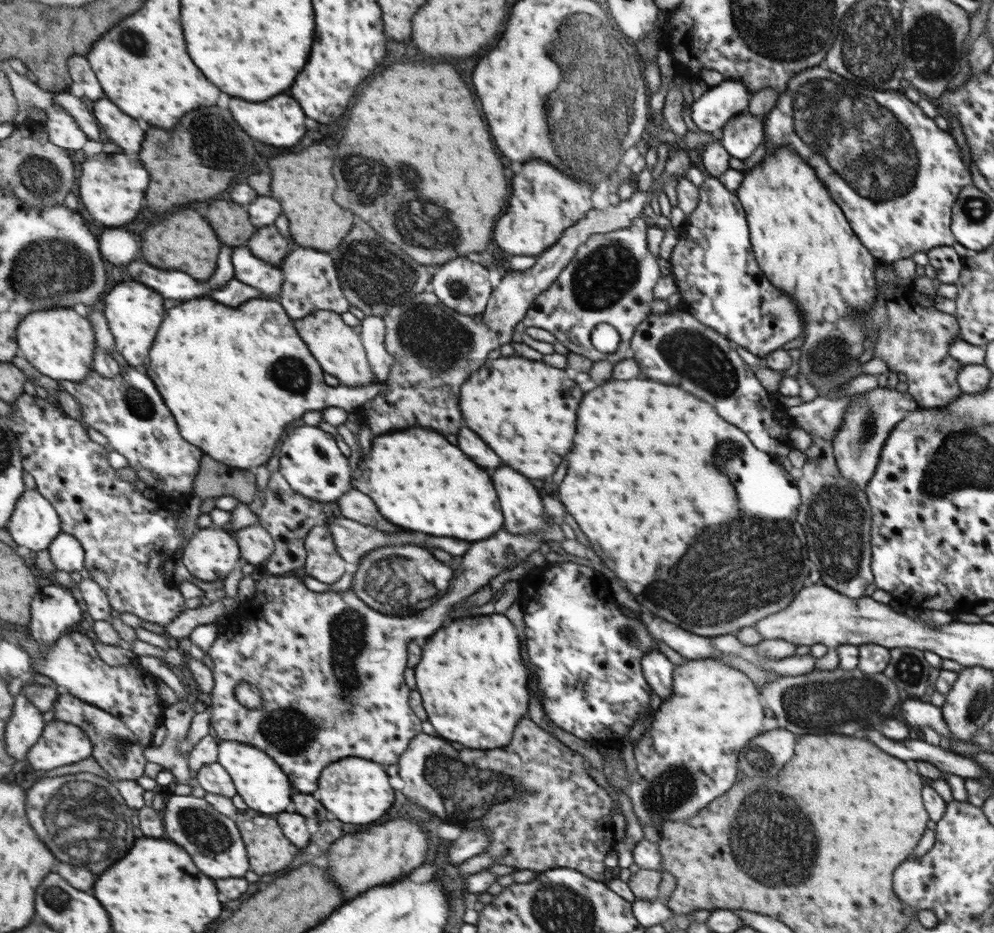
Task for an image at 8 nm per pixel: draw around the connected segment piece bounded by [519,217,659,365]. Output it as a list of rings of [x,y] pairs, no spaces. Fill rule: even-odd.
[[[637,217],[633,218],[631,224],[627,227],[621,227],[611,232],[591,234],[585,243],[577,247],[572,259],[557,275],[555,281],[551,282],[543,292],[540,292],[526,308],[519,328],[534,326],[547,330],[568,352],[585,356],[591,362],[607,360],[614,365],[619,363],[621,359],[625,359],[627,357],[625,352],[631,352],[631,339],[636,327],[650,314],[649,303],[655,299],[651,290],[653,290],[653,286],[659,278],[659,264],[647,252],[645,228],[647,228],[645,222]],[[605,323],[615,328],[620,339],[617,350],[611,352],[611,354],[594,352],[589,340],[594,327]]]

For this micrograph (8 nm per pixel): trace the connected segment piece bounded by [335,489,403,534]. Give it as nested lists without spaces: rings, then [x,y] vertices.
[[[351,489],[343,498],[337,499],[335,504],[343,517],[350,518],[361,524],[375,526],[375,528],[381,530],[381,532],[391,534],[391,532],[395,532],[395,530],[397,530],[397,532],[403,530],[403,528],[397,528],[397,526],[393,526],[391,522],[383,520],[383,518],[379,516],[379,512],[375,510],[373,502],[358,490]]]

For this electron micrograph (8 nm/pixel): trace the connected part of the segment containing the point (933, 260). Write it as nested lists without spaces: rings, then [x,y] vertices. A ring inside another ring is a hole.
[[[934,247],[925,254],[931,267],[935,269],[935,277],[939,283],[955,284],[960,279],[964,264],[952,247]]]

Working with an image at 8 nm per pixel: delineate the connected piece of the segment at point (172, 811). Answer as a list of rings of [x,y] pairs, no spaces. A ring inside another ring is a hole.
[[[172,794],[163,808],[163,817],[169,838],[181,844],[191,856],[227,856],[227,876],[215,878],[243,878],[251,870],[245,842],[241,838],[236,821],[219,812],[205,797]]]

